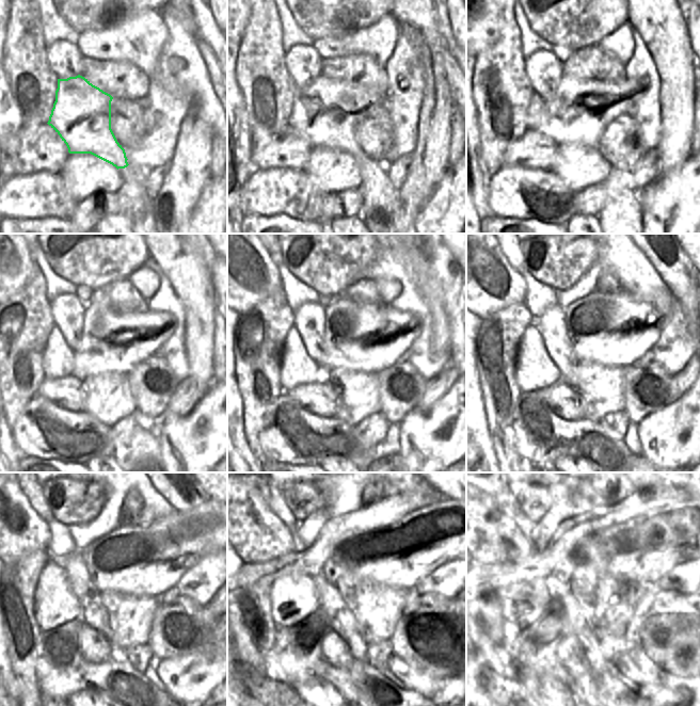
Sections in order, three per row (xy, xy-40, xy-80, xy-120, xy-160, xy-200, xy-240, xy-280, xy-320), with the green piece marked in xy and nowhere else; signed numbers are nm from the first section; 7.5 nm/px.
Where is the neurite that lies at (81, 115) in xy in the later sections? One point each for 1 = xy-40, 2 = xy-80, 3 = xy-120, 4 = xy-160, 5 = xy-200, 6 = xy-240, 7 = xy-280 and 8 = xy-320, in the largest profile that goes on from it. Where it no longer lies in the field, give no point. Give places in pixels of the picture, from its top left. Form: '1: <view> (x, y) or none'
1: xy-40 (324, 112)
2: xy-80 (569, 116)
3: xy-120 (96, 352)
4: xy-160 (348, 324)
5: xy-200 (610, 329)
6: xy-240 (142, 561)
7: xy-280 (401, 554)
8: xy-320 (648, 548)

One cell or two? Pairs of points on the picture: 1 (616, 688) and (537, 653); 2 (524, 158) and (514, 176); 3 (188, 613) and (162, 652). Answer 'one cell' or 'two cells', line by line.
1: one cell
2: two cells
3: one cell

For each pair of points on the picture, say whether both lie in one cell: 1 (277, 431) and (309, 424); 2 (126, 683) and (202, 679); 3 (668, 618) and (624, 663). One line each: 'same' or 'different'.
1: same
2: different
3: different

